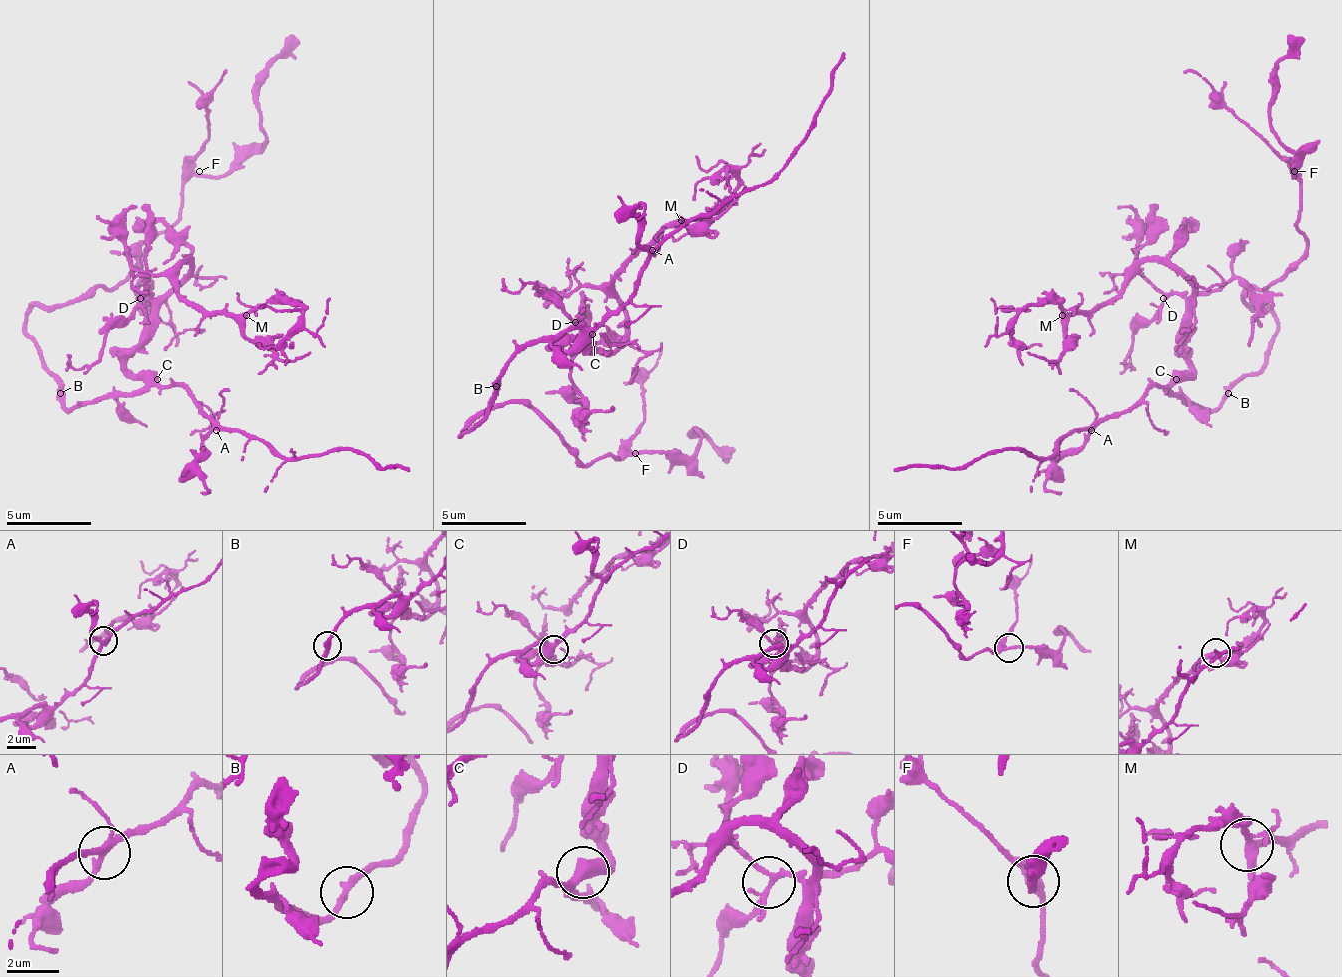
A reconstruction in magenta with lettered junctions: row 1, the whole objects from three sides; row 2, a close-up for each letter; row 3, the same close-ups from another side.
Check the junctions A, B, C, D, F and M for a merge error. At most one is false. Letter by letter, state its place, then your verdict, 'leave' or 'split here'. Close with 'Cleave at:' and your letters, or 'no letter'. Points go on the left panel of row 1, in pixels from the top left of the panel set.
A: at (216, 430); leave
B: at (60, 393); leave
C: at (157, 379); leave
D: at (140, 298); leave
F: at (199, 171); leave
M: at (246, 315); leave
Cleave at: no letter

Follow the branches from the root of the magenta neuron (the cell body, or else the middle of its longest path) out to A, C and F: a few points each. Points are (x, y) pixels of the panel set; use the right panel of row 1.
A: (1235, 387), (1214, 408), (1201, 408), (1167, 387), (1150, 387), (1129, 408), (1104, 417), (1091, 430)
C: (1235, 387), (1214, 408), (1201, 408), (1193, 400), (1172, 391), (1172, 383), (1176, 379)
F: (1235, 387), (1265, 362), (1277, 328), (1244, 294), (1265, 290), (1307, 248), (1294, 171)

